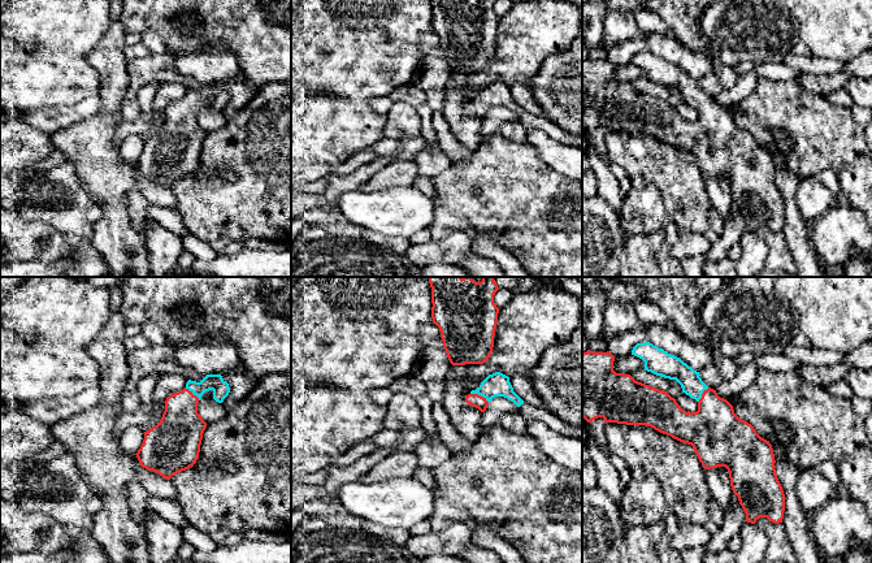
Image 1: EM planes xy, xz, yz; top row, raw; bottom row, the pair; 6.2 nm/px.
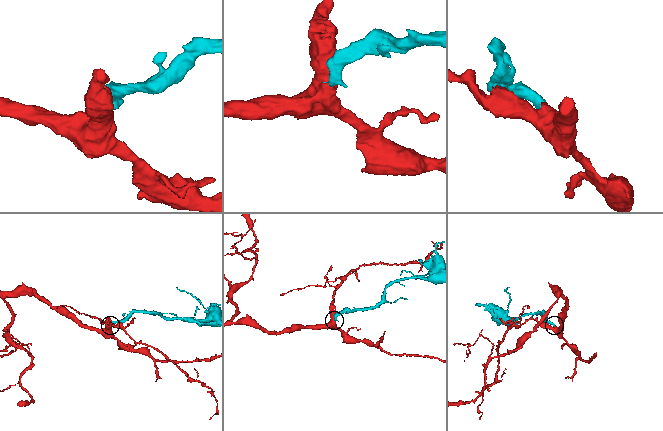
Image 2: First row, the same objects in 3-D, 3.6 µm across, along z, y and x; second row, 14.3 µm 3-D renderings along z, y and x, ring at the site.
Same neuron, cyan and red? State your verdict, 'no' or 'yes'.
yes

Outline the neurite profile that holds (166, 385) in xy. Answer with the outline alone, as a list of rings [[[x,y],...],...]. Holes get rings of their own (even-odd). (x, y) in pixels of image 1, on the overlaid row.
[[[159,374],[156,387],[152,394],[153,403],[164,403],[166,398],[186,387],[187,380],[179,374]]]

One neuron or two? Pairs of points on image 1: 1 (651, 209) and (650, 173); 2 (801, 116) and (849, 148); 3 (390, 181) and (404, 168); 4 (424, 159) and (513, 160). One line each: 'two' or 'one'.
1: two
2: one
3: one
4: two

